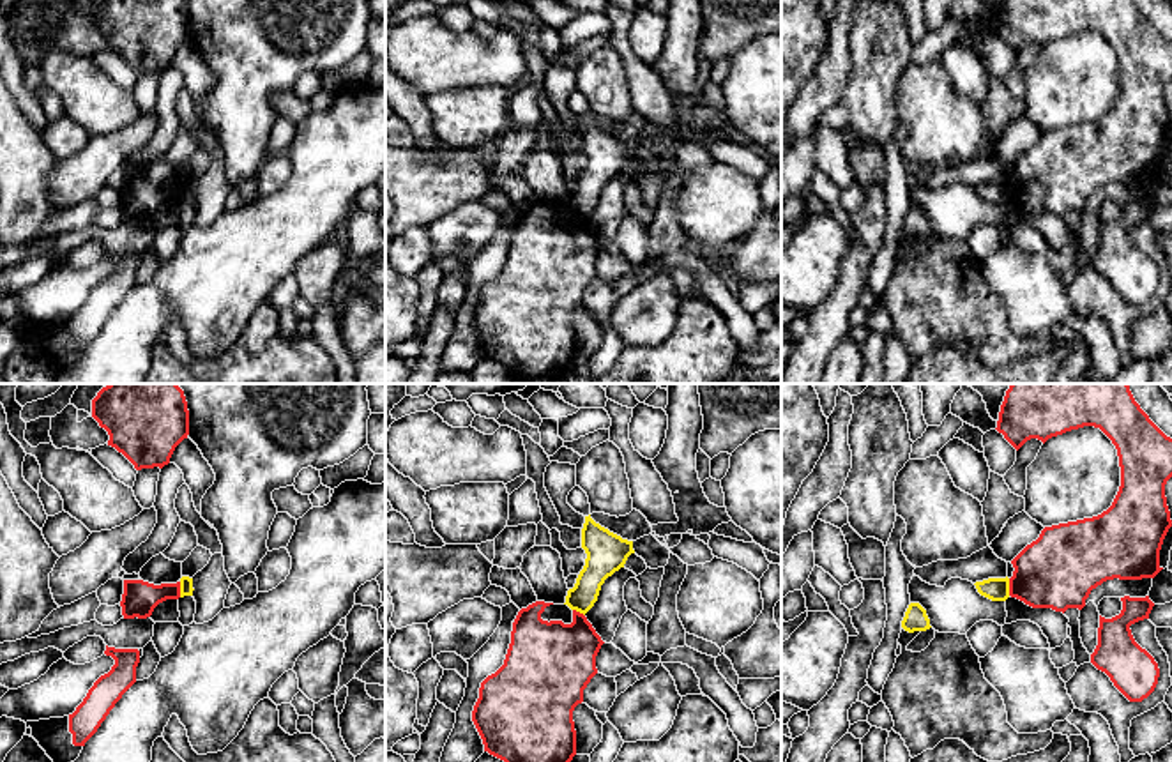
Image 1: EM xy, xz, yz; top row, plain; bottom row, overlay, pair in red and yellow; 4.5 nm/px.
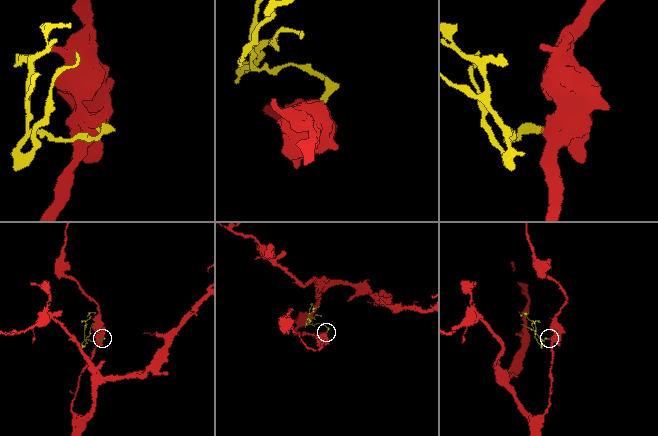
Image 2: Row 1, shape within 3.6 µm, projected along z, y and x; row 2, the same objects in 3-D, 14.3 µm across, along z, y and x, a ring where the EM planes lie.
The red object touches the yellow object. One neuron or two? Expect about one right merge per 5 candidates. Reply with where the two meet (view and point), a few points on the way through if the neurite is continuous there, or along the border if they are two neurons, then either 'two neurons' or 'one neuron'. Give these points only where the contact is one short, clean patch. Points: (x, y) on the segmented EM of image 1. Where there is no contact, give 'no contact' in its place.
yz (1010, 587) | along yz (1008, 579), (1010, 594) | two neurons

